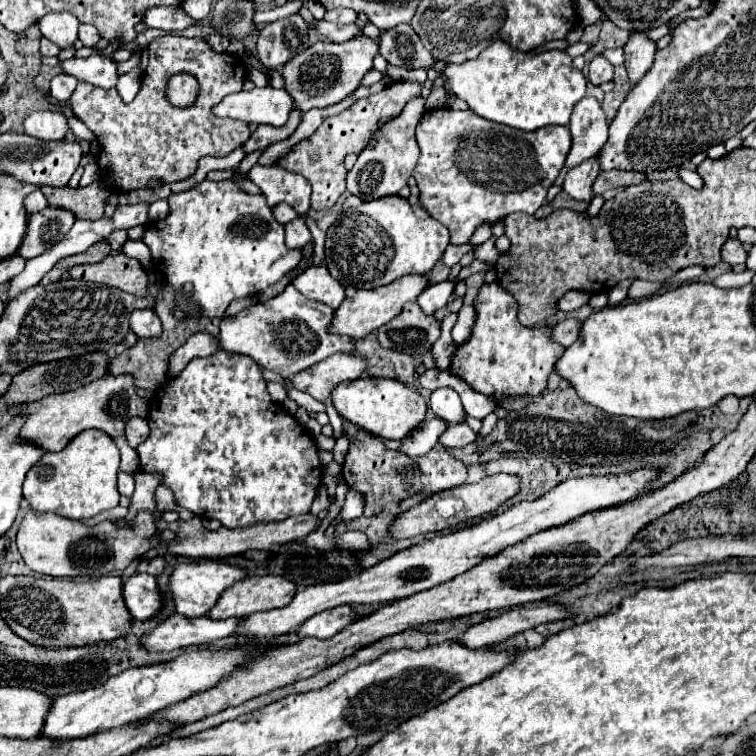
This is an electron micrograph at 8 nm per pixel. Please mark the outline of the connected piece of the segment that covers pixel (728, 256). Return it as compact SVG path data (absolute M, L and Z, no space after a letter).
M728 238L726 244L724 244L724 248L722 248L722 260L734 266L734 264L744 264L746 258L748 258L748 254L742 248L742 244L738 240L730 240Z

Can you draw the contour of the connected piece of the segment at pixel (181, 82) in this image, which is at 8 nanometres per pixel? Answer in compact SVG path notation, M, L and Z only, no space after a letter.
M178 72L166 86L166 96L176 108L188 108L198 96L198 80L188 72Z

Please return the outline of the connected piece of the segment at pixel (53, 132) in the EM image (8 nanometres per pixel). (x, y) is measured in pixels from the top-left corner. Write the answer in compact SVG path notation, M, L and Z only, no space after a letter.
M34 112L24 120L24 134L38 140L62 140L68 132L66 116L60 112Z

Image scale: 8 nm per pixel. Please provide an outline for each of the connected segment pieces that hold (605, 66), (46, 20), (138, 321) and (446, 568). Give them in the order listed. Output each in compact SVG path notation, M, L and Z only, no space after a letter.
M596 56L590 62L590 70L588 70L588 78L594 86L600 86L604 82L610 82L614 78L614 66L604 58L604 56Z
M60 12L60 14L48 14L38 22L42 36L48 38L50 42L58 44L60 48L70 48L76 40L78 40L78 18L68 14L68 12Z
M134 310L130 316L130 330L140 338L150 338L162 332L162 324L154 310Z
M644 466L644 468L632 470L632 472L622 472L622 474L606 474L606 476L592 476L590 474L590 476L570 478L570 480L558 484L556 488L548 490L538 500L512 504L502 514L488 516L480 522L474 522L472 526L456 528L454 532L444 532L444 534L436 534L434 538L426 538L426 540L378 562L376 566L362 570L360 574L356 574L352 578L346 578L342 582L308 586L306 590L296 592L294 600L284 608L250 614L246 618L246 622L242 622L238 626L238 632L242 636L272 640L280 634L296 630L310 616L324 612L324 610L330 610L330 608L336 608L336 606L342 606L342 604L350 604L350 606L354 606L354 604L386 604L392 600L412 596L412 594L422 592L422 590L430 590L434 586L440 586L440 584L464 574L466 570L476 566L480 560L494 556L496 552L504 550L506 546L518 544L520 540L524 540L536 532L542 532L542 530L548 530L554 526L562 526L568 520L582 516L586 512L618 506L622 502L630 502L630 500L638 498L640 494L652 492L654 484L662 472L664 472L664 466Z

